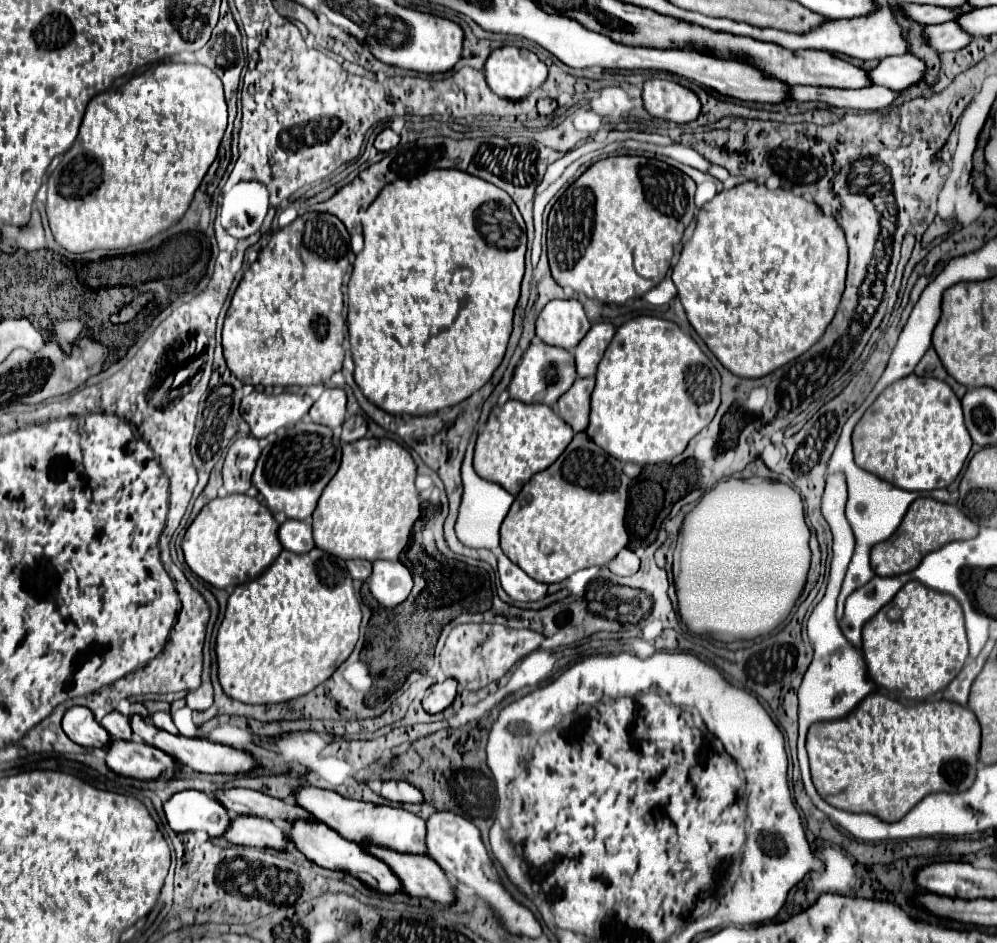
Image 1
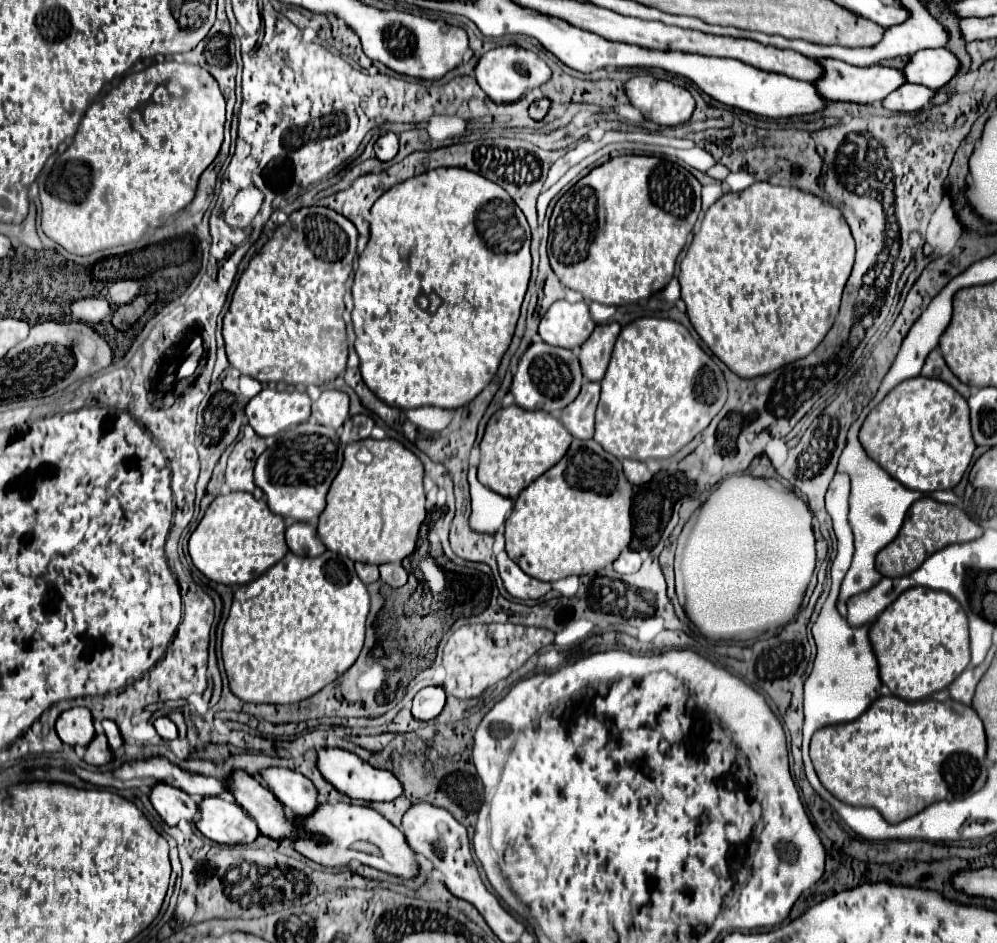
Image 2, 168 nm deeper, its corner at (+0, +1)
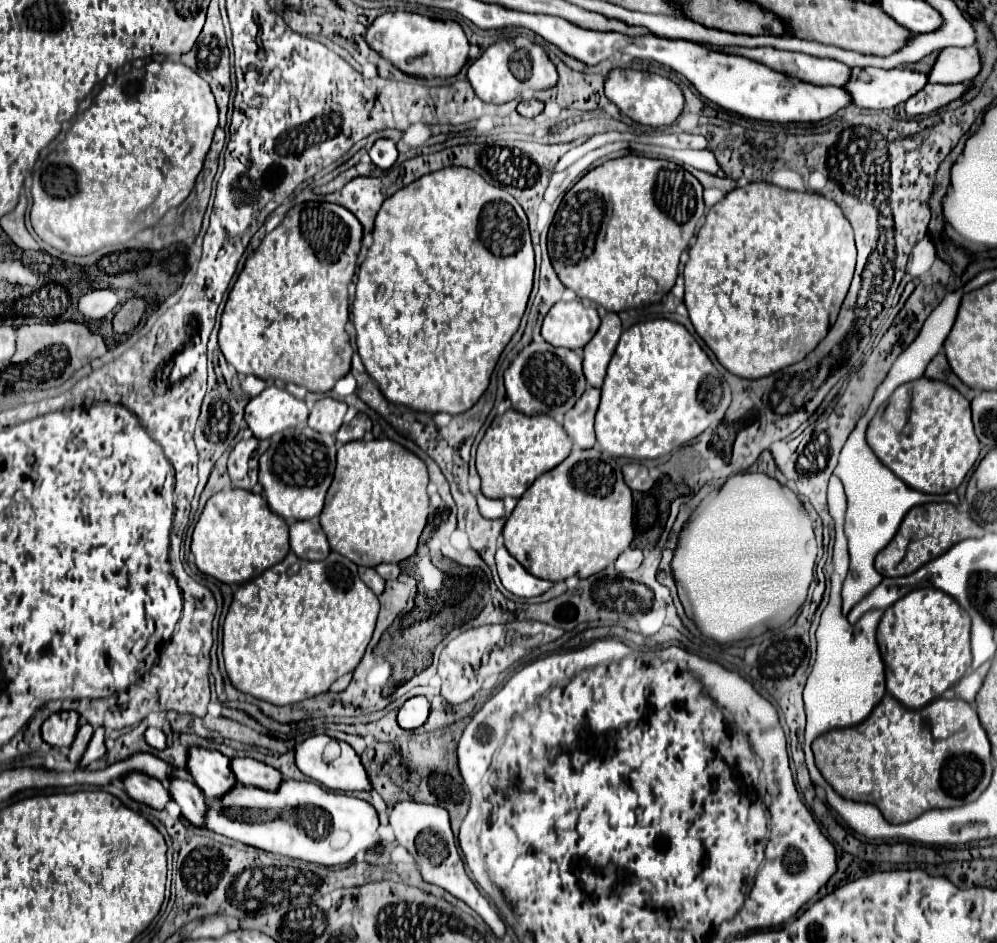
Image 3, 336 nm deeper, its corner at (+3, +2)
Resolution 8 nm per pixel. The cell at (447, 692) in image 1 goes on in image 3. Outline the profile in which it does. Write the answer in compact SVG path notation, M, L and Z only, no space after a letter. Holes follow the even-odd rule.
M415 696L415 698L409 698L401 710L399 710L399 716L397 716L397 722L401 728L405 730L413 730L413 728L419 728L425 724L425 720L429 718L429 710L431 710L431 702L425 698L425 696Z

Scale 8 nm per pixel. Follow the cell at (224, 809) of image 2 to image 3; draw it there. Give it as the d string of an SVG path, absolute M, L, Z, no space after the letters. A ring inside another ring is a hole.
M175 778L171 780L171 798L179 804L181 814L197 828L205 828L203 816L207 812L207 800L201 792L201 788L193 780L183 780Z

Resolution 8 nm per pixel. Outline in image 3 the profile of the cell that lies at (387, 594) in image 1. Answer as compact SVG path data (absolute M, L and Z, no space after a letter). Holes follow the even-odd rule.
M379 564L375 570L377 570L377 574L379 574L383 580L395 580L395 578L401 574L401 570L399 570L397 564Z

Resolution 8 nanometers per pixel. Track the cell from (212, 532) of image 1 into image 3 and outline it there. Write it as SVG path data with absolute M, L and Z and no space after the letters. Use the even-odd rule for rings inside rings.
M223 490L207 500L193 530L191 552L197 568L225 584L243 584L279 564L289 552L289 530L283 518L273 514L261 494L247 490Z

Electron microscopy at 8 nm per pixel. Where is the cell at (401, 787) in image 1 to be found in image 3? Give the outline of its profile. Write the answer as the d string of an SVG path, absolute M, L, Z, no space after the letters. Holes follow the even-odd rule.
M309 736L303 744L295 748L295 762L297 762L297 768L307 778L323 784L329 790L337 790L337 792L361 792L361 790L371 792L373 790L373 784L367 776L367 770L361 764L361 758L347 742L339 742L329 736Z

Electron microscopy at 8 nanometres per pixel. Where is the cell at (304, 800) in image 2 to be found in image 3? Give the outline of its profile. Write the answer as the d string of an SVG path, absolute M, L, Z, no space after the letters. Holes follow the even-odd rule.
M253 758L231 760L231 770L235 772L241 784L255 786L255 788L267 788L267 792L273 792L283 782L283 774L279 770Z

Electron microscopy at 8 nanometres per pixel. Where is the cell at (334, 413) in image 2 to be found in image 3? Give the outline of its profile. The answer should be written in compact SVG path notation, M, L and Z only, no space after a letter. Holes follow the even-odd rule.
M325 396L325 398L315 402L315 406L313 406L311 414L309 414L309 426L315 428L317 432L335 434L343 424L345 412L347 412L345 402L335 400L331 396Z

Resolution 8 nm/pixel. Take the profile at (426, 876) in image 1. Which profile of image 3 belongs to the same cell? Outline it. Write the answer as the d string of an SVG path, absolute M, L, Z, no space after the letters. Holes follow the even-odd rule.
M285 780L277 792L265 792L259 788L239 784L221 800L213 800L209 804L211 804L211 810L207 812L207 818L205 818L205 824L209 830L223 834L227 838L239 840L243 844L261 848L265 852L299 858L305 862L315 862L323 866L339 866L339 864L351 862L355 854L359 852L367 852L381 846L381 838L377 832L379 816L377 816L377 810L369 802L359 800L355 796L325 790L323 786L315 782Z

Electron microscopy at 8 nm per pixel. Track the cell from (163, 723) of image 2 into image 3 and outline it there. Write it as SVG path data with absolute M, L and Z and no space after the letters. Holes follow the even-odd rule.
M149 726L149 728L145 730L145 740L147 740L153 748L157 748L157 750L163 750L163 748L167 746L167 736L165 736L165 732L159 730L159 728L153 728L153 726Z

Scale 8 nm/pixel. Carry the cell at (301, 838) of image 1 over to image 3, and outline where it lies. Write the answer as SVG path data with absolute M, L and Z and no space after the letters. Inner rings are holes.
M191 748L187 772L193 776L193 780L209 800L215 800L215 796L223 796L223 792L227 792L231 784L237 784L235 774L231 772L231 760L213 750Z

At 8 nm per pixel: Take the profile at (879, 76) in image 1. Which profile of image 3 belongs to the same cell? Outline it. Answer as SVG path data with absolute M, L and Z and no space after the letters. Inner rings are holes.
M943 48L929 72L931 84L969 82L981 70L977 48Z

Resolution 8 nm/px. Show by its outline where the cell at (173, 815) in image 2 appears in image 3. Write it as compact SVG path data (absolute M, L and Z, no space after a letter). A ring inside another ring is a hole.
M133 772L133 774L127 774L123 778L123 782L125 782L131 798L135 798L137 802L143 802L155 810L163 810L167 806L167 802L171 802L171 794L165 788L165 784L151 776Z

